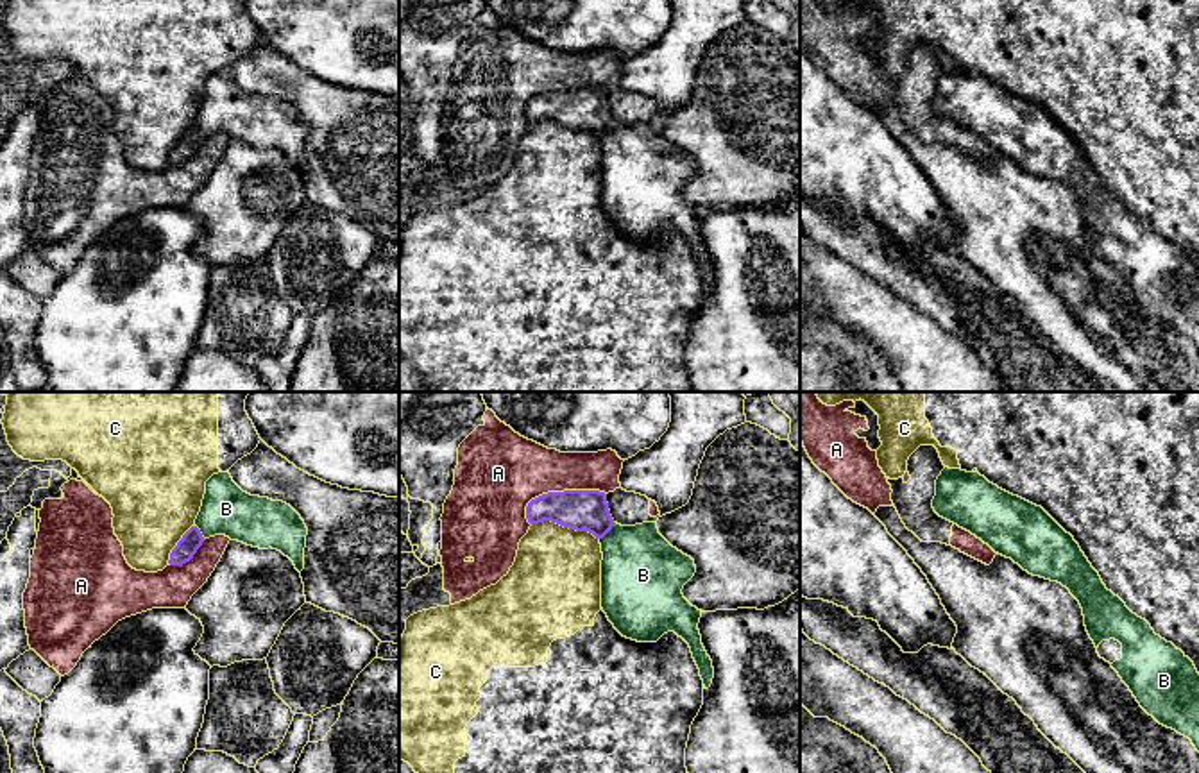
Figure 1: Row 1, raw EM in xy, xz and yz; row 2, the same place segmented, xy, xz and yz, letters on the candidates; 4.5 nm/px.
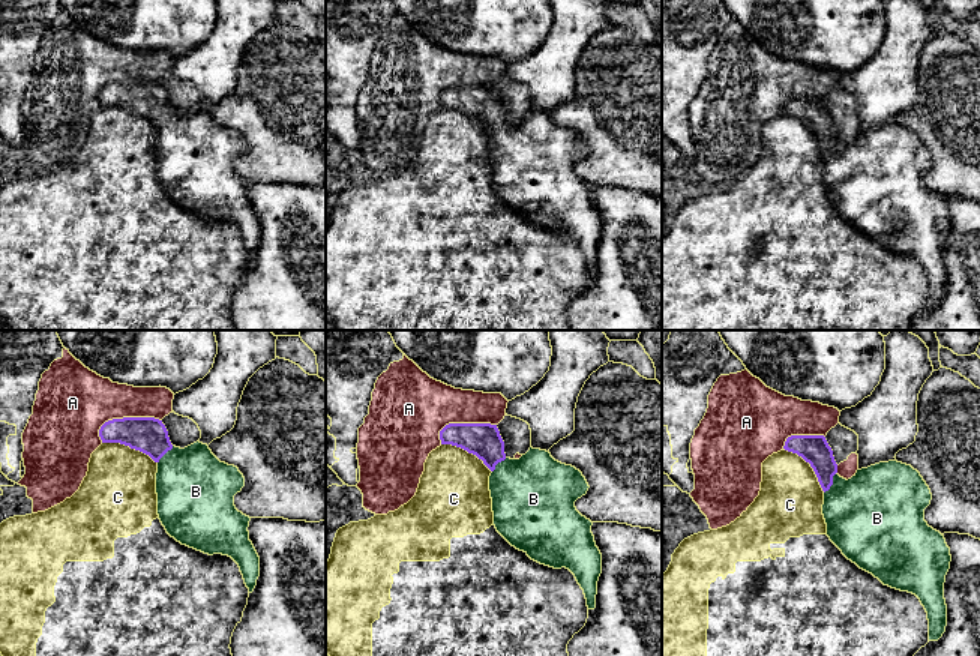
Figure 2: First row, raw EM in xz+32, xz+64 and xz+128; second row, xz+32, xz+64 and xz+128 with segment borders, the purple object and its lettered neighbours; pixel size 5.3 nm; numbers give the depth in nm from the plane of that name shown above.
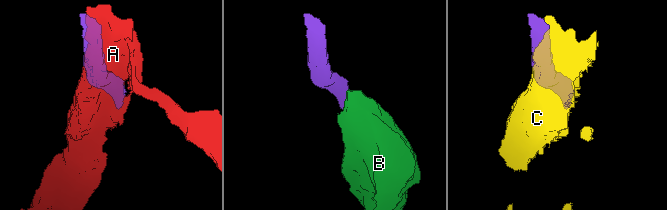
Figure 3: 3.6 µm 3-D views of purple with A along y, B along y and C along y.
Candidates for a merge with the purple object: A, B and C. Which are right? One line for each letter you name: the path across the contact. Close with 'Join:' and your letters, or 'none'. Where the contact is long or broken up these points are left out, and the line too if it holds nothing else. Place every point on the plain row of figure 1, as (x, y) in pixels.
B: runs through xz (584, 110), (607, 131), (636, 160), (643, 174)
Join: B

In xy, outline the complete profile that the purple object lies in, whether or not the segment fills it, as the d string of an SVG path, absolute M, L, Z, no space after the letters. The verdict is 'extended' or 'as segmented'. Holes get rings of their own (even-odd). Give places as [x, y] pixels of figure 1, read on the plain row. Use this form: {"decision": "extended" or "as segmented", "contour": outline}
{"decision": "extended", "contour": "M229 72L213 73L206 81L195 123L172 149L168 163L190 161L202 141L215 134L259 149L277 149L293 161L299 172L304 168L308 127L301 115L283 100L243 91Z"}

